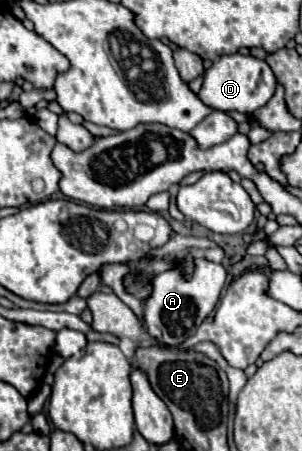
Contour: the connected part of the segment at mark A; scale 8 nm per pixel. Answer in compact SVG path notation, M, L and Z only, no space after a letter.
M193 254L193 274L191 276L185 276L183 268L185 268L187 260L183 256L177 256L173 260L173 266L161 274L153 274L149 276L147 284L151 286L151 292L149 292L149 298L143 300L143 322L145 322L145 328L147 332L159 342L159 344L169 344L169 346L175 346L175 344L181 344L185 338L193 336L197 326L215 310L215 304L219 300L219 294L225 286L225 280L227 280L227 270L223 268L223 264L215 264L215 262L209 262L207 258L203 256L197 256Z

